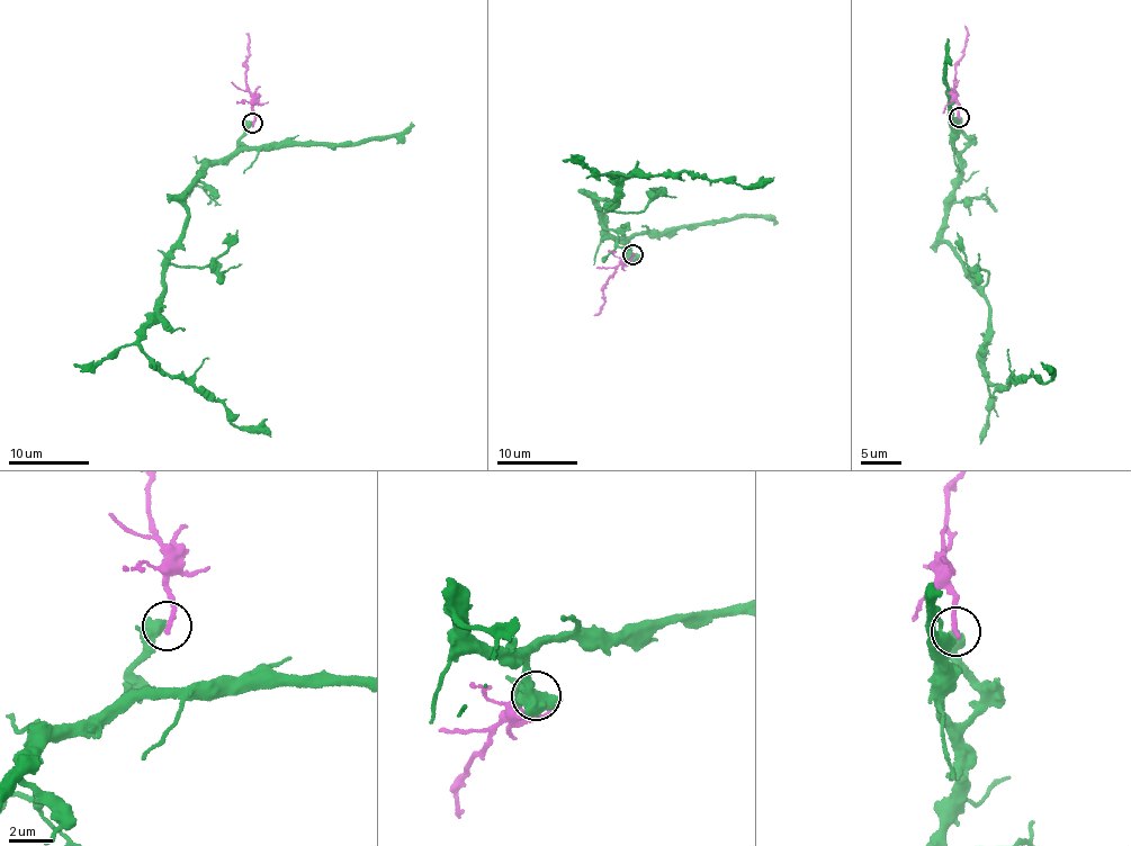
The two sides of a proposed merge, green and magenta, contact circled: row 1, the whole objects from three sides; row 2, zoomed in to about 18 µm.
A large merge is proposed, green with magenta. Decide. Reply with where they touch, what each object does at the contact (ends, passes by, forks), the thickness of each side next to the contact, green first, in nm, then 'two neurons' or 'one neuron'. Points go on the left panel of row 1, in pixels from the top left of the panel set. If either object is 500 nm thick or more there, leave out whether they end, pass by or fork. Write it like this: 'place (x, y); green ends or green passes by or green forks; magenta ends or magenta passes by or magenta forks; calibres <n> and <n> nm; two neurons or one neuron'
place (252, 123); calibres 600 and 240 nm; two neurons

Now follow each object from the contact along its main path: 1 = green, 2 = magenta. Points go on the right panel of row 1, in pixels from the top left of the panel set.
1: (959, 117), (967, 149), (942, 242), (989, 307), (988, 381), (1006, 386), (1023, 374), (1048, 383), (1050, 374)
2: (959, 117), (952, 89), (956, 63), (966, 45), (966, 27)

